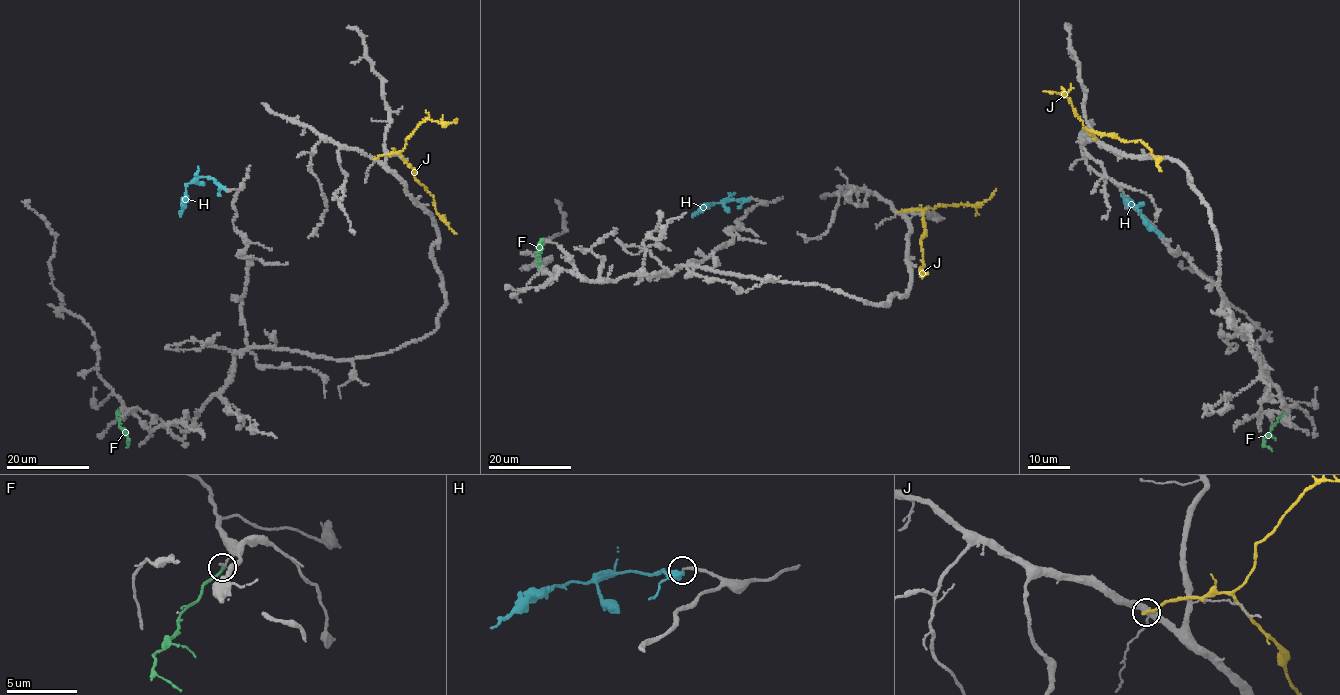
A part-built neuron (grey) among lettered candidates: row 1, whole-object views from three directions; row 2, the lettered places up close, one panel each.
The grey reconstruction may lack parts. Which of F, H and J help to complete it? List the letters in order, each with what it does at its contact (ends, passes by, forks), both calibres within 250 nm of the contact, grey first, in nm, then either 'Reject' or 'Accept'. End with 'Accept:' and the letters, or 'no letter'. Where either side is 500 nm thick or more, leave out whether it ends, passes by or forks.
F: It ends there. Thickness 170 nm (grey) against 170 nm. Reject
H: It ends there. Thickness 160 nm (grey) against 340 nm. Accept
J: It ends there. Thickness 320 nm (grey) against 200 nm. Reject
Accept: H

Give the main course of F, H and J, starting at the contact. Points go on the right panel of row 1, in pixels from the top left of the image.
F: (1284, 413), (1263, 439), (1264, 444), (1272, 449)
H: (1127, 206), (1128, 199), (1162, 236)
J: (1096, 140), (1090, 131), (1115, 134), (1123, 140), (1140, 140), (1147, 145), (1160, 171)

